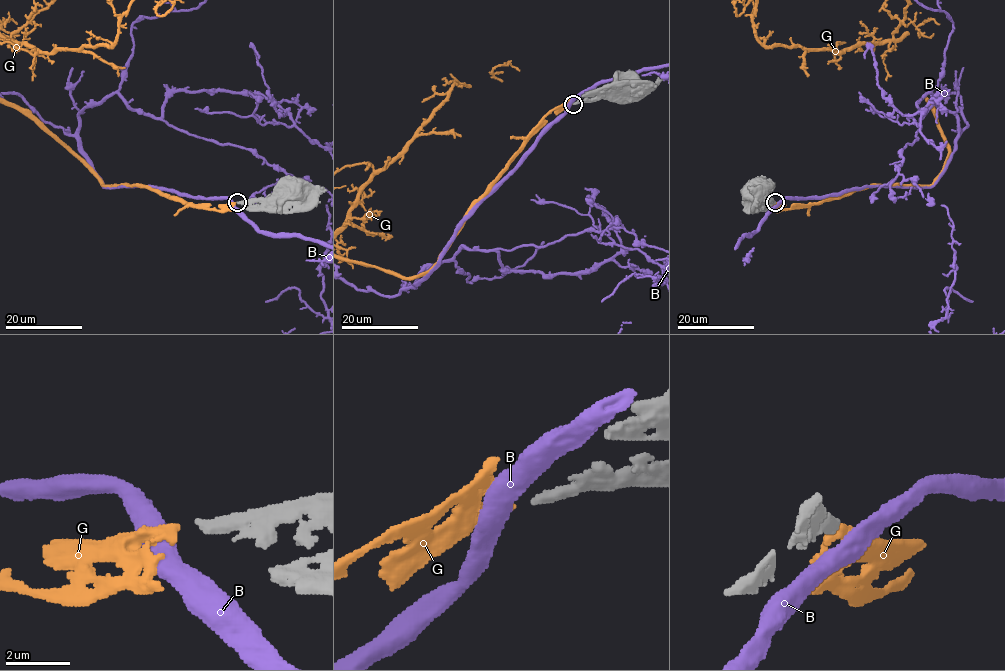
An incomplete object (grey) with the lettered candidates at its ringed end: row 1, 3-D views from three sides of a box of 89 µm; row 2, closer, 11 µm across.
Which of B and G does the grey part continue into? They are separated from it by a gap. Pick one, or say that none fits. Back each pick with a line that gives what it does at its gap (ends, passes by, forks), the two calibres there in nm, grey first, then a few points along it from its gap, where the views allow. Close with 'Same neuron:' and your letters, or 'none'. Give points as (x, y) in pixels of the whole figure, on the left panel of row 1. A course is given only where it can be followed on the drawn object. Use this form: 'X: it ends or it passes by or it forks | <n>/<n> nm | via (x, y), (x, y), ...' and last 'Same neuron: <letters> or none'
G: it passes by | 320/280 nm
Same neuron: G

